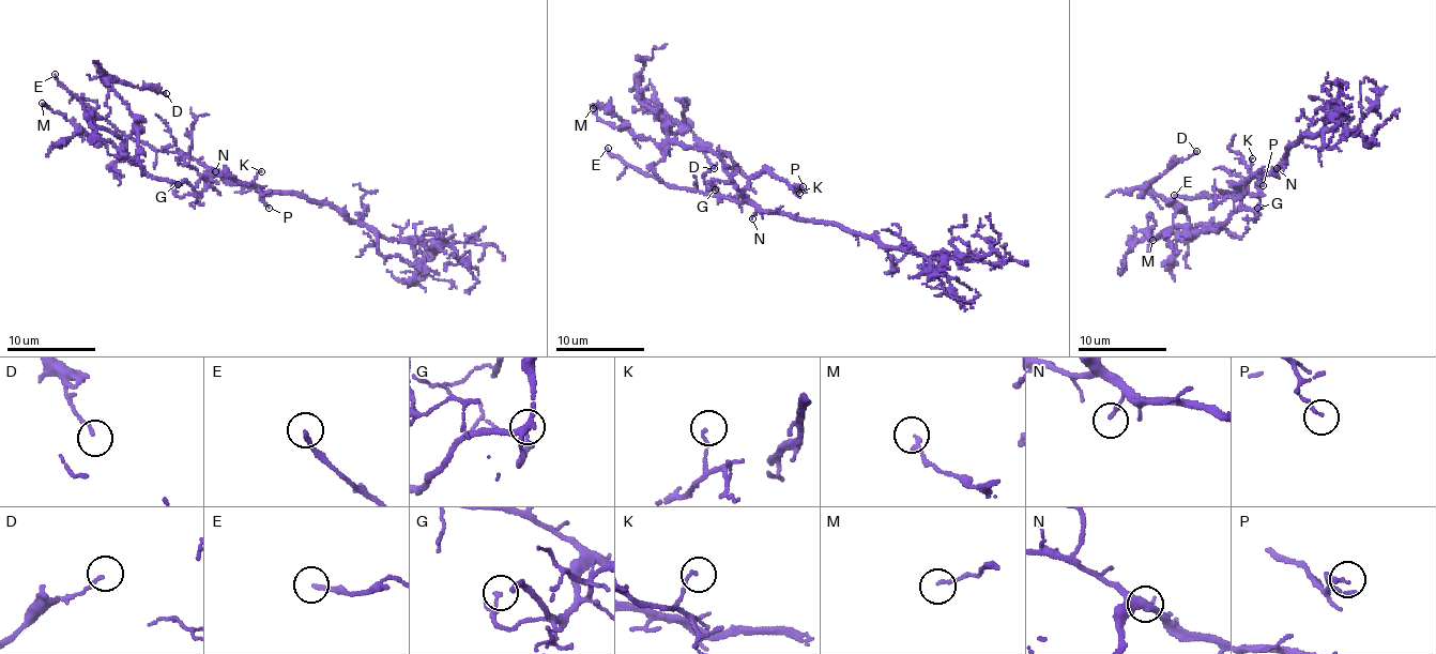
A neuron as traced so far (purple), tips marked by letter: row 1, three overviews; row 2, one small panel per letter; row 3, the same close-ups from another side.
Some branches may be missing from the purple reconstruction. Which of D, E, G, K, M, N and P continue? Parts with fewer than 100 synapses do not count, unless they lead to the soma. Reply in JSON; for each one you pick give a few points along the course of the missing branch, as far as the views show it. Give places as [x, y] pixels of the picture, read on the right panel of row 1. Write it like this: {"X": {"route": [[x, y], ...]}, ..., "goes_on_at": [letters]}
{"goes_on_at": ["E"]}

